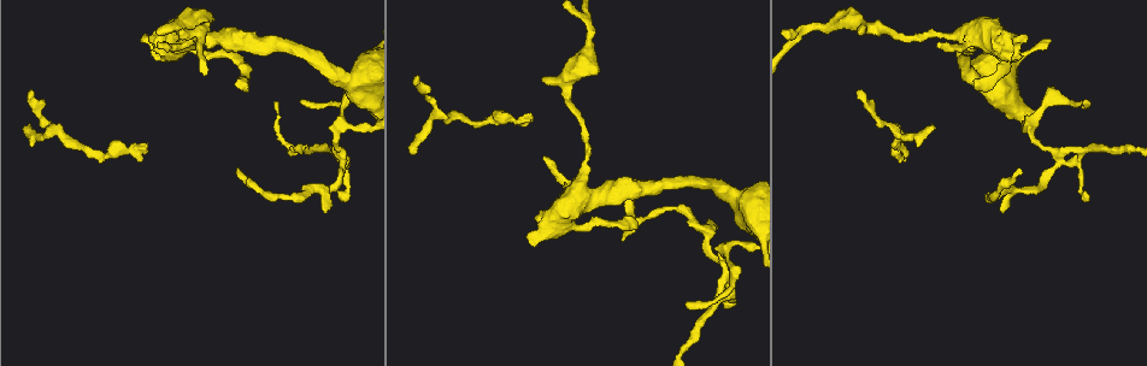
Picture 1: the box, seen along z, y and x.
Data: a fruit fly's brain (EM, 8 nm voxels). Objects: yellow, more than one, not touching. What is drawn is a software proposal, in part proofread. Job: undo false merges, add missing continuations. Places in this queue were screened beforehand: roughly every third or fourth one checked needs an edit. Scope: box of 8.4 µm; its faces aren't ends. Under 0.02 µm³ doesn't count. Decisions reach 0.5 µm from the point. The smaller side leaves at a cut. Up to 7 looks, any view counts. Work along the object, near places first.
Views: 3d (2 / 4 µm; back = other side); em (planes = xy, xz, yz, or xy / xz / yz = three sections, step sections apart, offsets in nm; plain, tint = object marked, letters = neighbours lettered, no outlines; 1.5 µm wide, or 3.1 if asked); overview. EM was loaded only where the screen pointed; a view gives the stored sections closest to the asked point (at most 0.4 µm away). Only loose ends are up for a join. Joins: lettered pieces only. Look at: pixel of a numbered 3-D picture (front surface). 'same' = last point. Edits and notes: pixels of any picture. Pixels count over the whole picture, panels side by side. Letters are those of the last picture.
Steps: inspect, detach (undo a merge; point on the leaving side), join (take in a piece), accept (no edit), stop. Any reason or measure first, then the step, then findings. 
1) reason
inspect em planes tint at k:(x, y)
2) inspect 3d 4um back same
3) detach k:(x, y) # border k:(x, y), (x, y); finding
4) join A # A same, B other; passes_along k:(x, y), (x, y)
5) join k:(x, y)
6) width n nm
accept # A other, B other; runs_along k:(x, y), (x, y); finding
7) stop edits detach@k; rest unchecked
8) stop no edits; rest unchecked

inspect 3d 2um at 1:(55, 131)

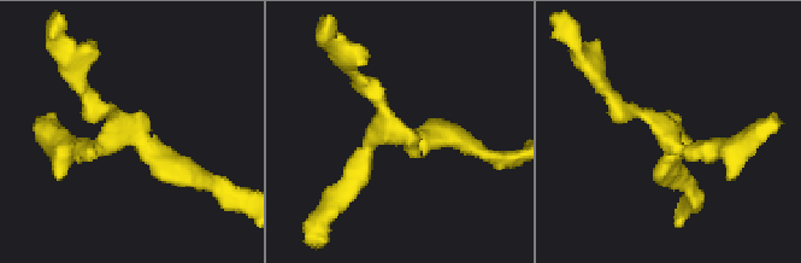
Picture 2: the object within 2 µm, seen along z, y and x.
inspect em planes tint at 2:(669, 131)

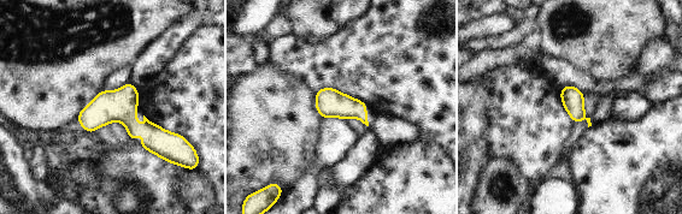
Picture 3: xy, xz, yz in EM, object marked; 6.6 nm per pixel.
see the neighbours
inspect em planes letters same

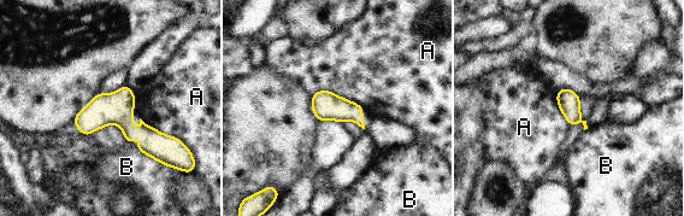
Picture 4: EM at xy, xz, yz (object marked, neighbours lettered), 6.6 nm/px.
accept # A other, B other; runs_along 4:(77, 120), (118, 118), (167, 146); all the same neuron

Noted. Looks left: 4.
branch stops here
inspect 3d 2um at 1:(145, 144)

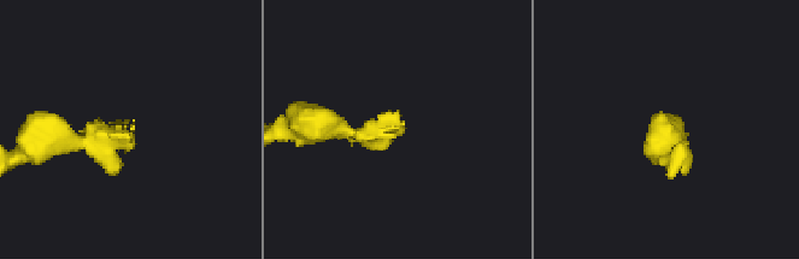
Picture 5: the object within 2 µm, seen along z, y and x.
inspect em xy step 8 tint at 5:(134, 127)

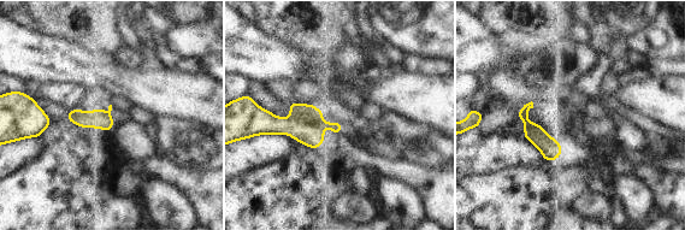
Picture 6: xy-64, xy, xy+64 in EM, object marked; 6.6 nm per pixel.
another direction
inspect em planes letters same

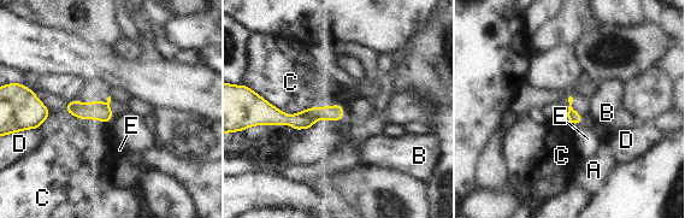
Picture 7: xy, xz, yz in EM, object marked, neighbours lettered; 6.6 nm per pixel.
longest_contact C 500 nm
join E # A other, B other, C other, D other, E same; passes_along 7:(572, 116), (578, 123), (588, 137); the neuron continues

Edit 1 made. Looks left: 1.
stop edits join@7; rest unchecked

